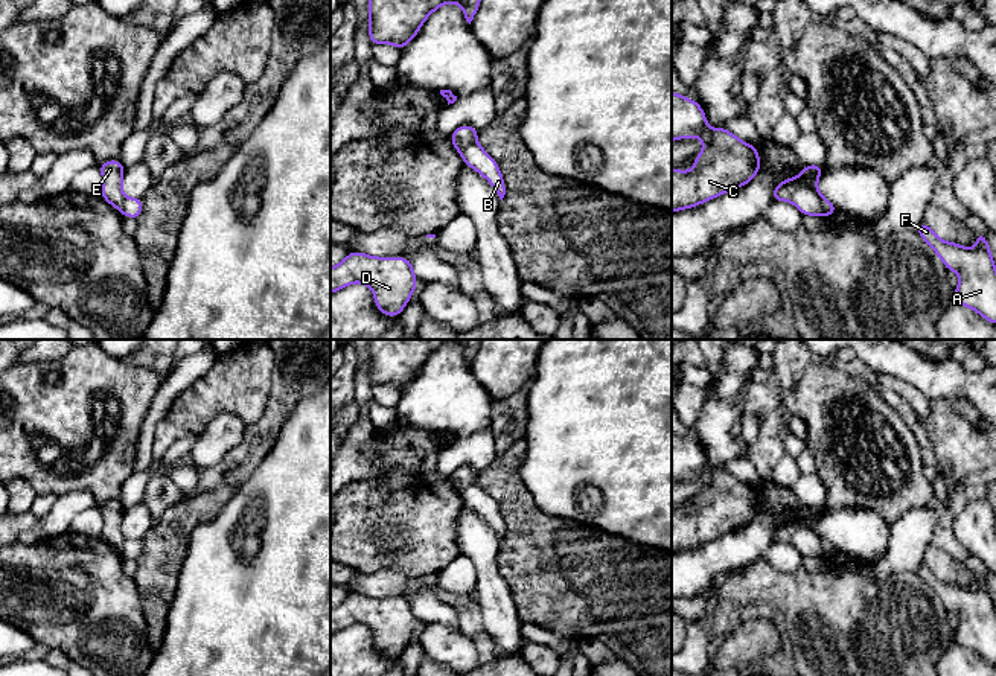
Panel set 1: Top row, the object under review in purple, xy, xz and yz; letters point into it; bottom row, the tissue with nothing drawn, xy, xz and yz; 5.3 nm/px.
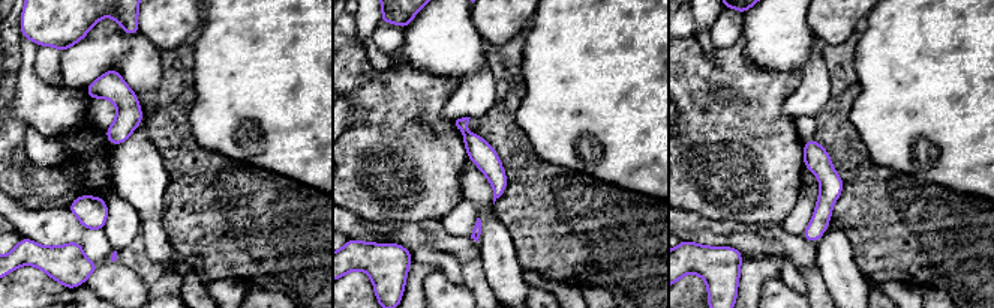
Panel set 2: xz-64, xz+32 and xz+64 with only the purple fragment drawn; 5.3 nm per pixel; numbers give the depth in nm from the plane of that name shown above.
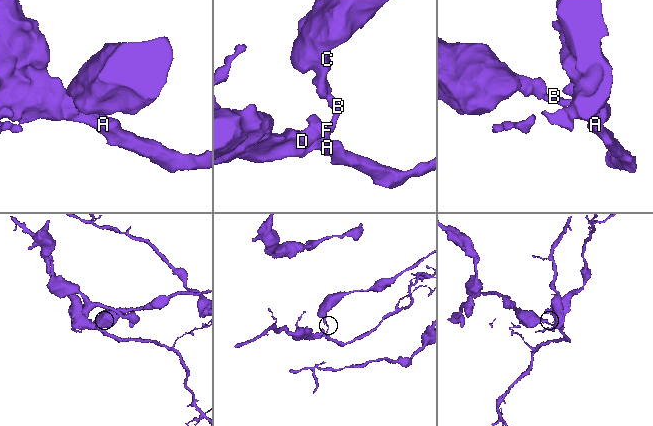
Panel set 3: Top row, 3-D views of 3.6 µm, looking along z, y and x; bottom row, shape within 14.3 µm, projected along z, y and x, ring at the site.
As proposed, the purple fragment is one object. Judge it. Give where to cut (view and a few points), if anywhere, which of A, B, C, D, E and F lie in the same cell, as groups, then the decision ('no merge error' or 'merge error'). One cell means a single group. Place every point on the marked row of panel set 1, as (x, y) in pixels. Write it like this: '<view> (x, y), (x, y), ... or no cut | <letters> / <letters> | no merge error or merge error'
xz (475, 140), (460, 153) | A B D F / C E | merge error

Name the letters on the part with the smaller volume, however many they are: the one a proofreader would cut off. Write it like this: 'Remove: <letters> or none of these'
Remove: A, B, D, F

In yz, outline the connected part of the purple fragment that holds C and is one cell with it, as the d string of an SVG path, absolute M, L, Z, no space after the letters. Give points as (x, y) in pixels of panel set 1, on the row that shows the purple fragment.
M672 91L672 142L699 137L704 152L688 172L672 169L672 212L696 207L748 184L761 169L757 146L737 139L726 128L710 129L696 100Z

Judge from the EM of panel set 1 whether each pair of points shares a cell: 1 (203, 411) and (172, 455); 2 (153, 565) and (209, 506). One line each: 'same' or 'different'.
1: different
2: same

